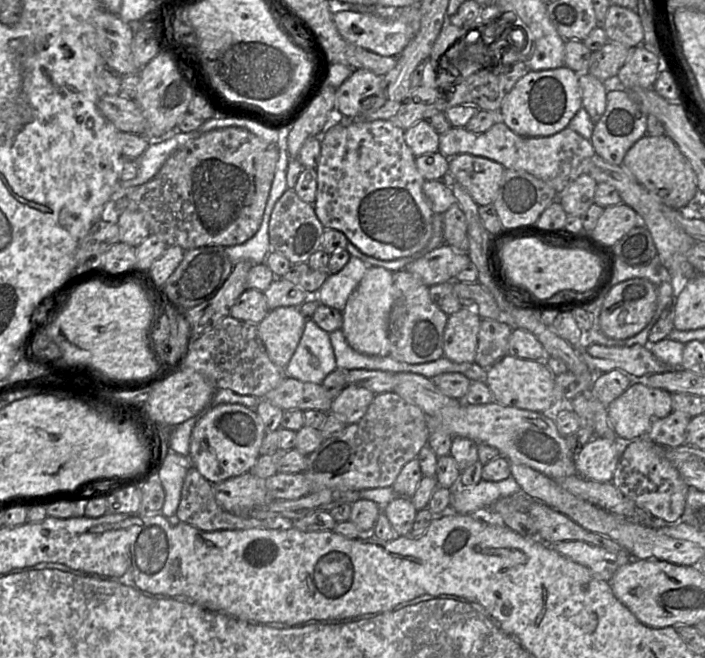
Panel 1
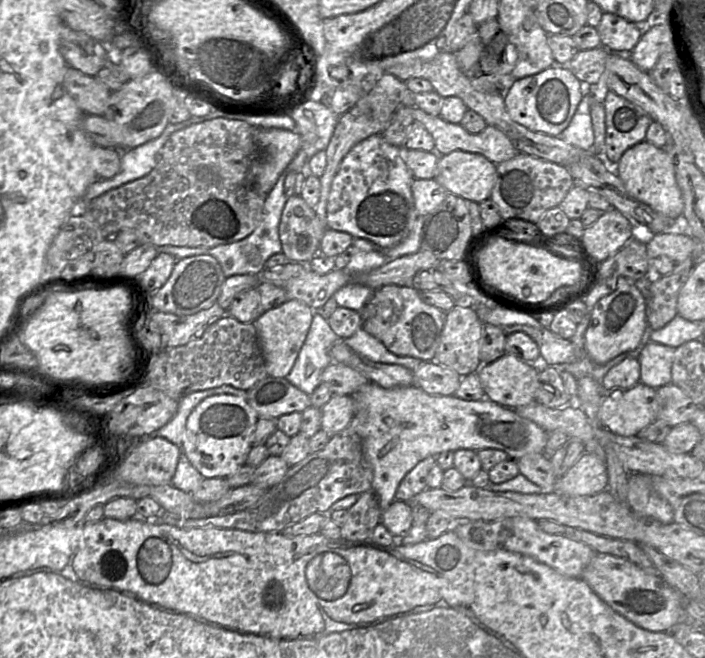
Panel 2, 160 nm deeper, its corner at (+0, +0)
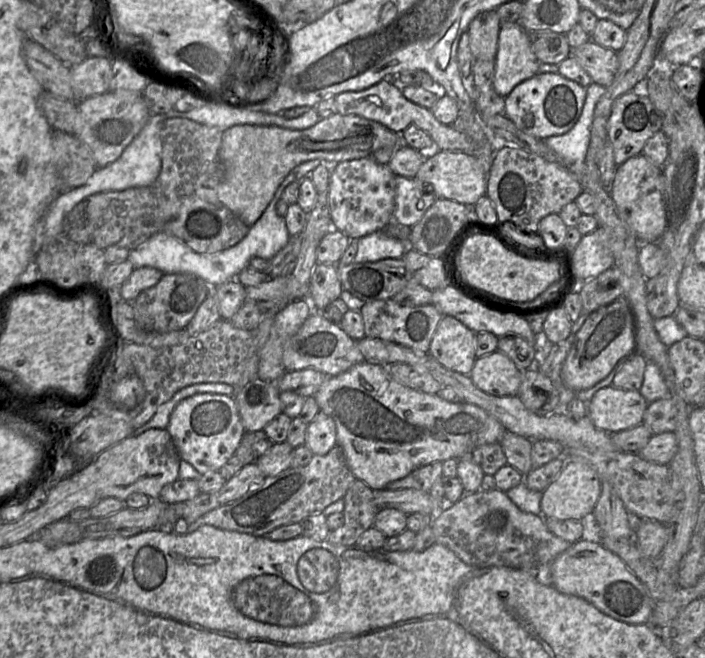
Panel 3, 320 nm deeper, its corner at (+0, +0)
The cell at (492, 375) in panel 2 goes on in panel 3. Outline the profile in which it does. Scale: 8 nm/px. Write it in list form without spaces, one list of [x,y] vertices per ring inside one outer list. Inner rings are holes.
[[[494,351],[478,357],[469,374],[481,391],[498,397],[516,396],[522,380],[522,371],[504,353]]]

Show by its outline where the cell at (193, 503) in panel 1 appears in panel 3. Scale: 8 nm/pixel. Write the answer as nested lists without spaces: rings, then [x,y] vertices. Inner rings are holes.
[[[334,446],[326,455],[313,455],[304,466],[289,468],[278,475],[266,477],[260,485],[250,489],[241,498],[213,509],[192,523],[178,520],[172,526],[172,531],[187,534],[203,525],[211,525],[224,530],[265,536],[278,527],[302,523],[312,515],[321,514],[326,507],[343,499],[355,480],[342,449]]]

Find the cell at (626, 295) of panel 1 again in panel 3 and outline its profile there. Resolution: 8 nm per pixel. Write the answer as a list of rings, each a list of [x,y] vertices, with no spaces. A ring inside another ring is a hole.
[[[625,298],[590,313],[577,332],[561,370],[563,383],[574,391],[586,390],[606,378],[615,365],[628,356],[632,346],[631,308]]]

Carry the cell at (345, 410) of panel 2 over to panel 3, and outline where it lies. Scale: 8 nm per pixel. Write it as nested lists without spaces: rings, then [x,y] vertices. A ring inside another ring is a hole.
[[[319,411],[307,425],[304,445],[313,455],[326,455],[336,446],[336,426],[331,417]]]

